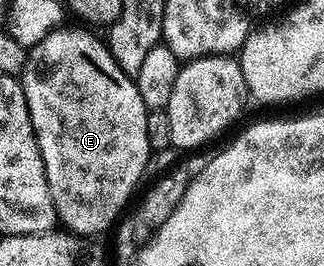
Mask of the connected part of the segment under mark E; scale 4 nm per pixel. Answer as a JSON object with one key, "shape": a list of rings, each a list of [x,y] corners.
{"shape":[[[55,28],[27,50],[21,84],[58,220],[62,224],[64,221],[70,232],[91,239],[94,233],[103,233],[120,220],[119,212],[126,207],[139,181],[144,180],[145,163],[153,152],[145,135],[149,111],[139,97],[134,80],[121,71],[106,44],[100,38],[98,41],[90,28],[67,28]]]}

